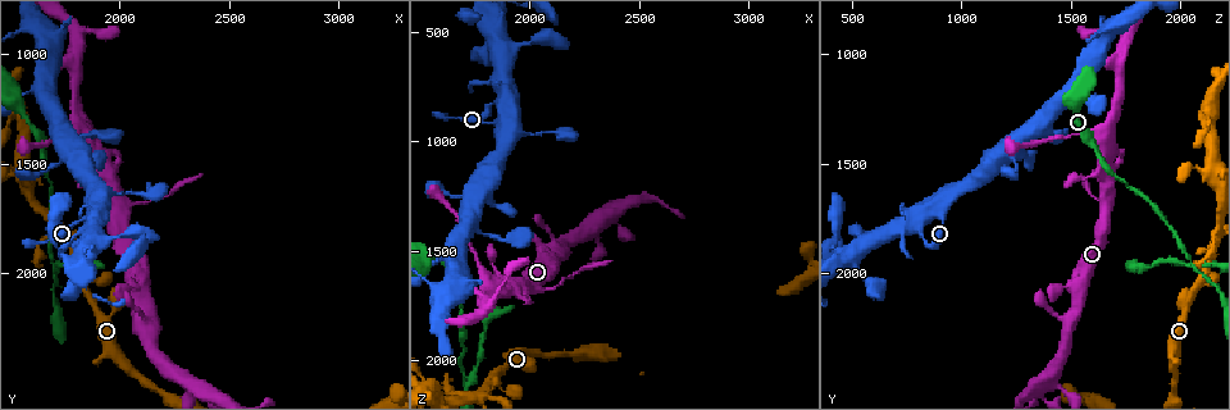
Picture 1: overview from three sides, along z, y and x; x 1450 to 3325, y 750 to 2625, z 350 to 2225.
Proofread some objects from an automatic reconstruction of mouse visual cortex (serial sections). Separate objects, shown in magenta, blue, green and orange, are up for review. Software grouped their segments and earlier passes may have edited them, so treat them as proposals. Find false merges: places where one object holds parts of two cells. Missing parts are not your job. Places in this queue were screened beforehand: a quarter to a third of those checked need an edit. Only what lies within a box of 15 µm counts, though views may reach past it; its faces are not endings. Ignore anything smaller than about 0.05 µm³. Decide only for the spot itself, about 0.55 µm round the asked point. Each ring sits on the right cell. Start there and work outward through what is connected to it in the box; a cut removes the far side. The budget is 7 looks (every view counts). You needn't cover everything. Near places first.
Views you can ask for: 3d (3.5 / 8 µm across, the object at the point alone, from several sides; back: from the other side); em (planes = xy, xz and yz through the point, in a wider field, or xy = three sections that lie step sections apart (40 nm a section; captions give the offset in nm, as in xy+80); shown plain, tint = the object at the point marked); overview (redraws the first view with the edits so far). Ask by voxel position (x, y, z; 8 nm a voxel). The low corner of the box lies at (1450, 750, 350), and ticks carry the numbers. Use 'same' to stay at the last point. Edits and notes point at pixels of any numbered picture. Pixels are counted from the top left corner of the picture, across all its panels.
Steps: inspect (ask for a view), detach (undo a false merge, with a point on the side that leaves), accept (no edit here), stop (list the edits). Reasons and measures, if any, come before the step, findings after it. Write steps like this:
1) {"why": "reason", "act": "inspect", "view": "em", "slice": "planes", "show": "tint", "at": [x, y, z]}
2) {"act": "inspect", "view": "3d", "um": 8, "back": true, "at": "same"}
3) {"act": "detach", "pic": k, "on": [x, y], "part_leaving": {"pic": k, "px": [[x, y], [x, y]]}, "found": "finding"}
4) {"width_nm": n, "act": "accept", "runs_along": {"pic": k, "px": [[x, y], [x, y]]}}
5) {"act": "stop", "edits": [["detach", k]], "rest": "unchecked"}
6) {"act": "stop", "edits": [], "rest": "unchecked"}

{"why": "sudden change in width", "act": "inspect", "view": "3d", "um": 3.5, "back": true, "at": [2110, 1680, 1670]}

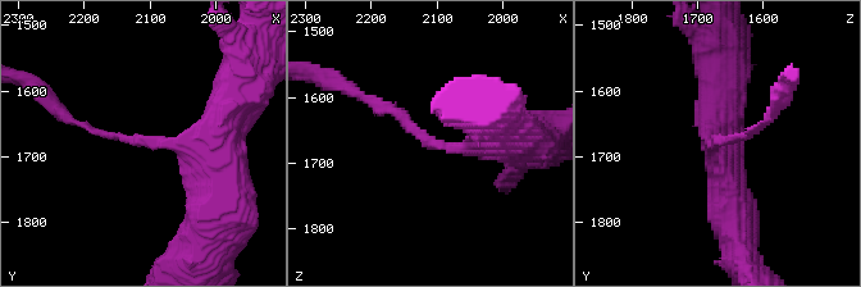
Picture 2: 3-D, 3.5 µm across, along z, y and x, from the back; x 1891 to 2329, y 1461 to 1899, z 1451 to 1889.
{"act": "accept", "runs_along": {"pic": 2, "px": [[219, 168], [192, 145], [82, 126]]}, "found": "one cell here"}

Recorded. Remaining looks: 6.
{"why": "thick turns thin", "act": "inspect", "view": "3d", "um": 8, "at": [1730, 1490, 1230]}

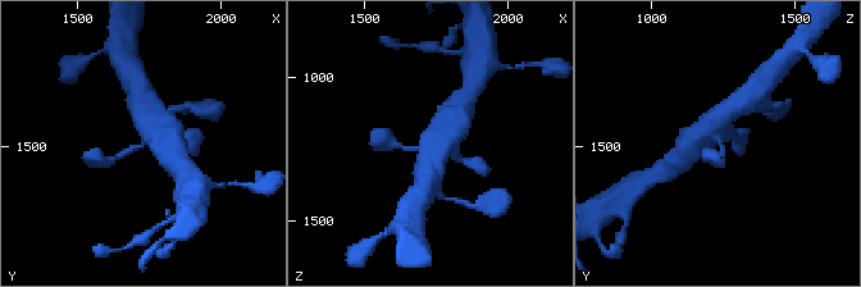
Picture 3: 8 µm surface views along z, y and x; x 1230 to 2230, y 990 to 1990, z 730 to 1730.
{"why": "need the tissue", "act": "inspect", "view": "em", "slice": "xy", "step": 1, "show": "tint", "at": [1750, 1490, 1240]}

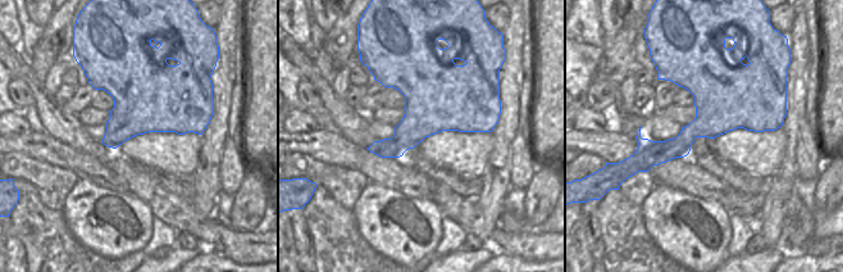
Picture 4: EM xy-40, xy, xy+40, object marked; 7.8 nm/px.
{"act": "accept", "runs_along": {"pic": 3, "px": [[683, 155], [721, 115], [733, 108]]}, "found": "one cell here"}

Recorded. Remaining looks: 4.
{"why": "narrows sharply", "act": "inspect", "view": "3d", "um": 3.5, "at": [1690, 1980, 2070]}

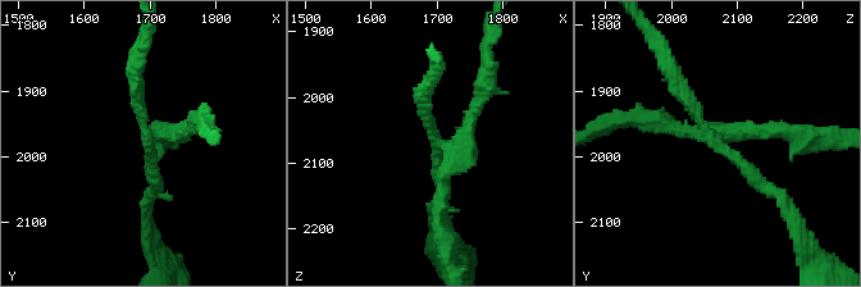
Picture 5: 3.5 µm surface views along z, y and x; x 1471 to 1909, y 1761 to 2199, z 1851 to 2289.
{"act": "inspect", "view": "em", "slice": "xy", "step": 3, "show": "tint", "at": [1700, 1975, 2065]}

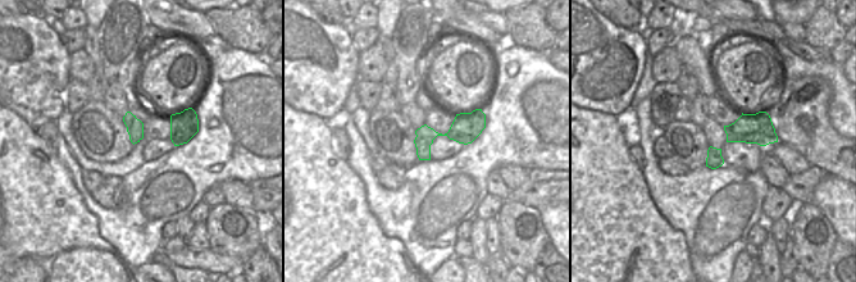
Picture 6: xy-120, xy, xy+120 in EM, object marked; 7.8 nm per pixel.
{"width_nm": 140, "act": "detach", "pic": 5, "on": [678, 130], "part_leaving": {"pic": 5, "px": [[443, 145], [464, 147], [487, 50]]}, "found": "two cells meet here"}

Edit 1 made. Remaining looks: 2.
{"act": "stop", "edits": [["detach", 5]], "rest": "unchecked"}

